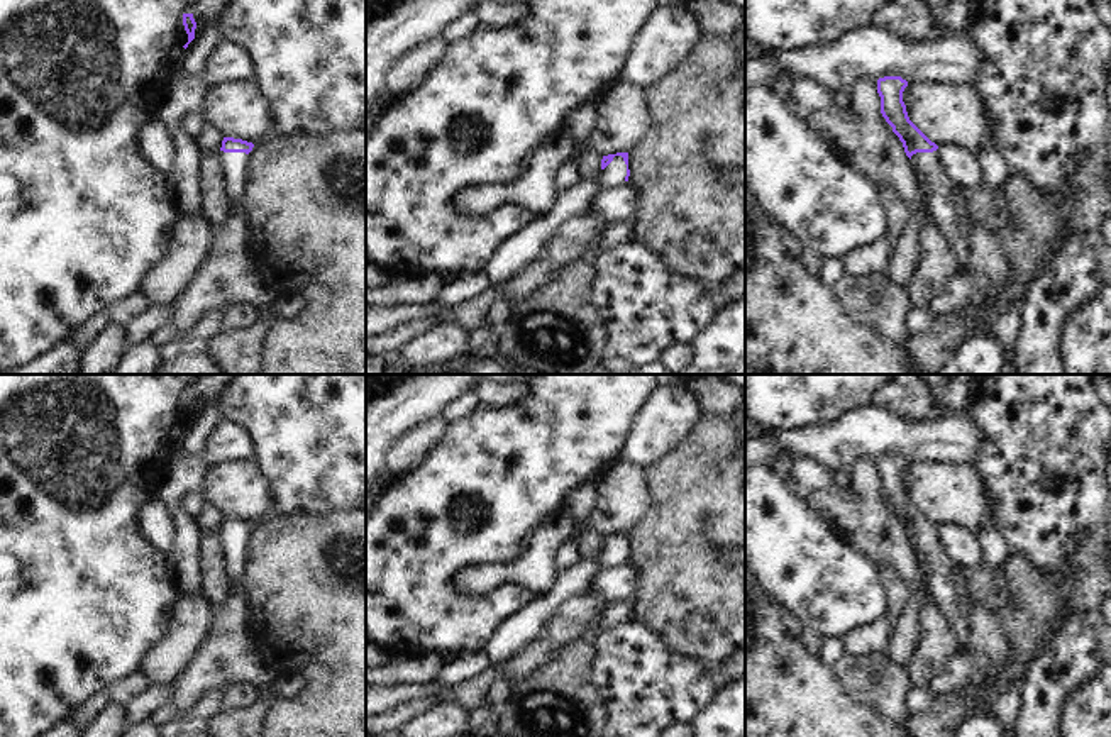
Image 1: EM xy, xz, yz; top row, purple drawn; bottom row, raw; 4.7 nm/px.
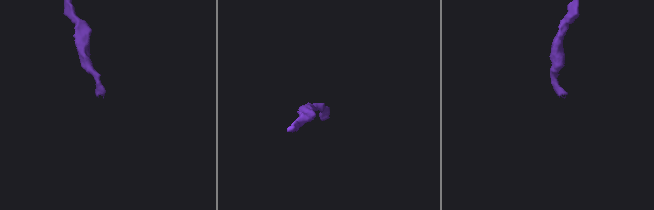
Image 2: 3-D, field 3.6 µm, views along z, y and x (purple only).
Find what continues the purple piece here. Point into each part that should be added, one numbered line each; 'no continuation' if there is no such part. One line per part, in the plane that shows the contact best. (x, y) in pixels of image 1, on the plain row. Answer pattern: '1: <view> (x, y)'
1: xz (613, 554)

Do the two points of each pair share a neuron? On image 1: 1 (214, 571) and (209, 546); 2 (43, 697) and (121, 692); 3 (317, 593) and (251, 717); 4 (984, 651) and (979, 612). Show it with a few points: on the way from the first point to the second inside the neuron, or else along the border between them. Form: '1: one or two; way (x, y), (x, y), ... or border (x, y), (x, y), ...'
1: one; way (210, 565), (210, 553)
2: two; border (138, 670), (112, 680), (105, 687)
3: two; border (278, 697), (263, 719)
4: one; way (984, 641), (981, 622)

